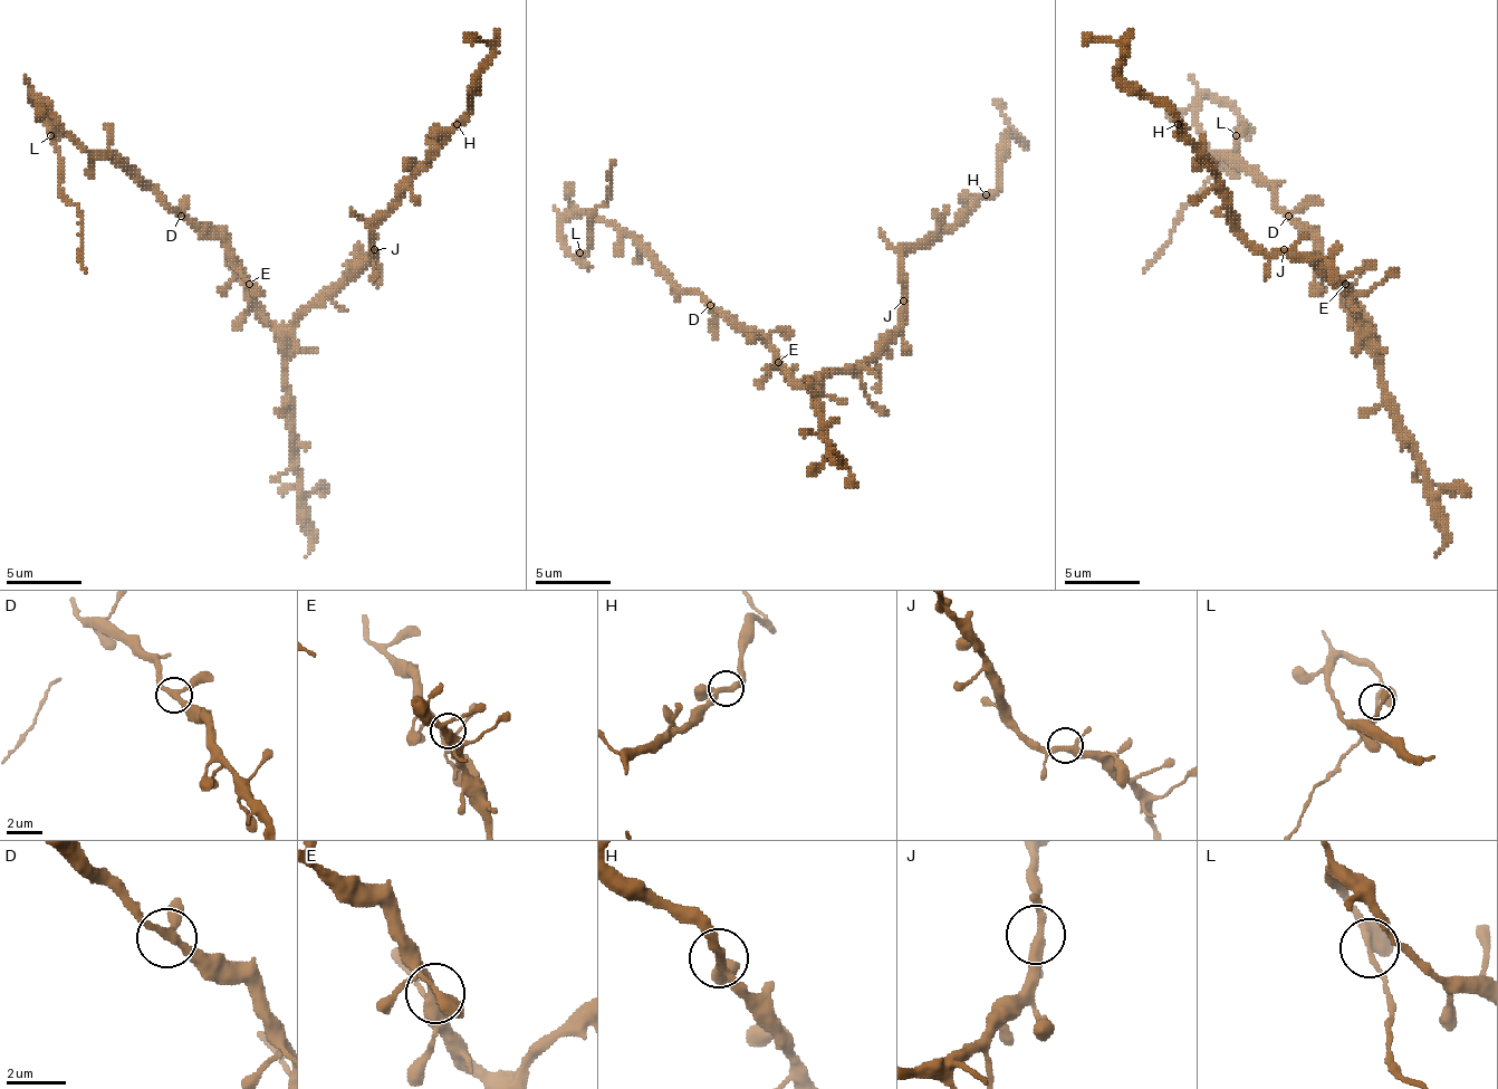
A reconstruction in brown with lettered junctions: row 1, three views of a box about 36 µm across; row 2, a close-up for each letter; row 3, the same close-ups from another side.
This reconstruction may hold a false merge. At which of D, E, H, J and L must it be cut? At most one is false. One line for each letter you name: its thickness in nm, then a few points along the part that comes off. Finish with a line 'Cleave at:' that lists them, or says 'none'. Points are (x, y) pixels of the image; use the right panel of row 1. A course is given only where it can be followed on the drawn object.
L: calibre 240 nm; course (1235, 136), (1231, 159), (1182, 212), (1170, 242), (1144, 273)
Cleave at: L

